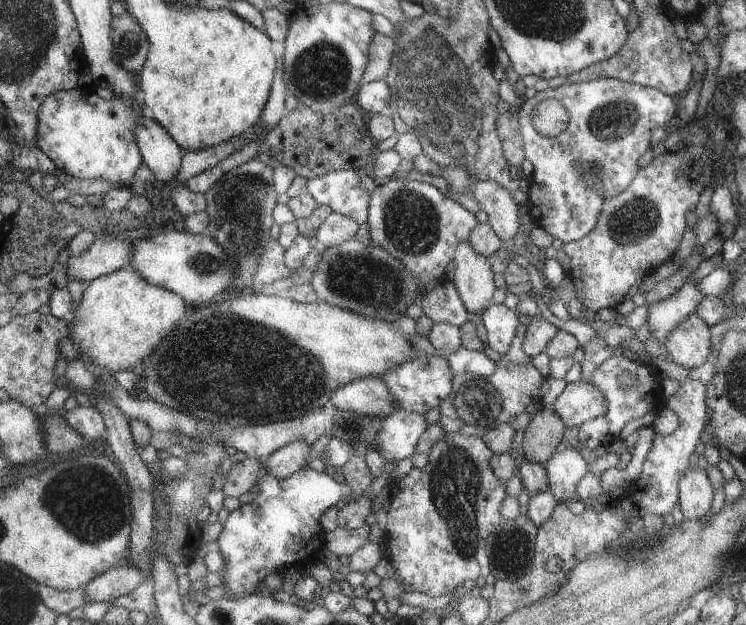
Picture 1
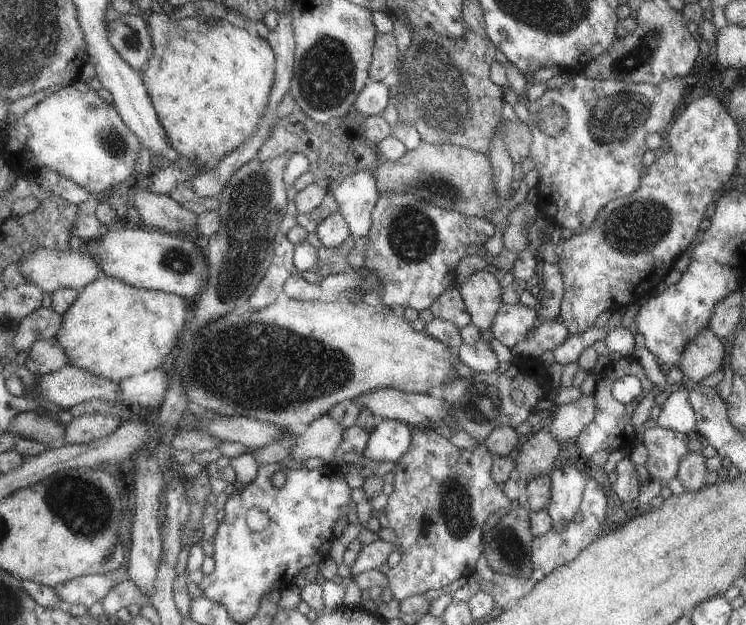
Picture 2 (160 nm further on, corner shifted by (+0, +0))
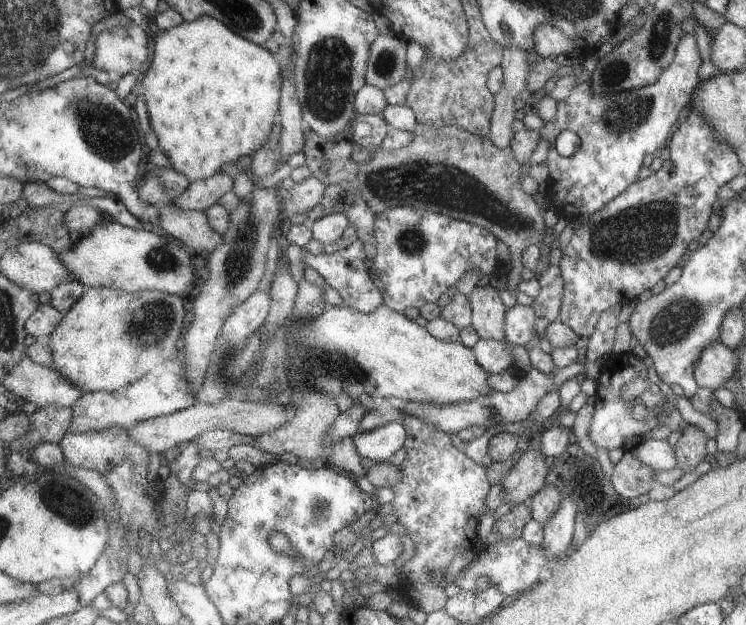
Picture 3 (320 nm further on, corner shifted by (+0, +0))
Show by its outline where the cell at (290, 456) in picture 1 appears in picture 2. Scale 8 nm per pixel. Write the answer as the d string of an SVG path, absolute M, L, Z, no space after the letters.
M329 415L319 417L303 432L297 435L290 456L299 460L317 457L330 461L344 441L346 428Z

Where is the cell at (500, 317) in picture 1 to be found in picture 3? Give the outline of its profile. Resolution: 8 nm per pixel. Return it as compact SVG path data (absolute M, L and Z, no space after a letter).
M514 305L506 314L506 341L527 346L536 335L536 312L533 305Z

